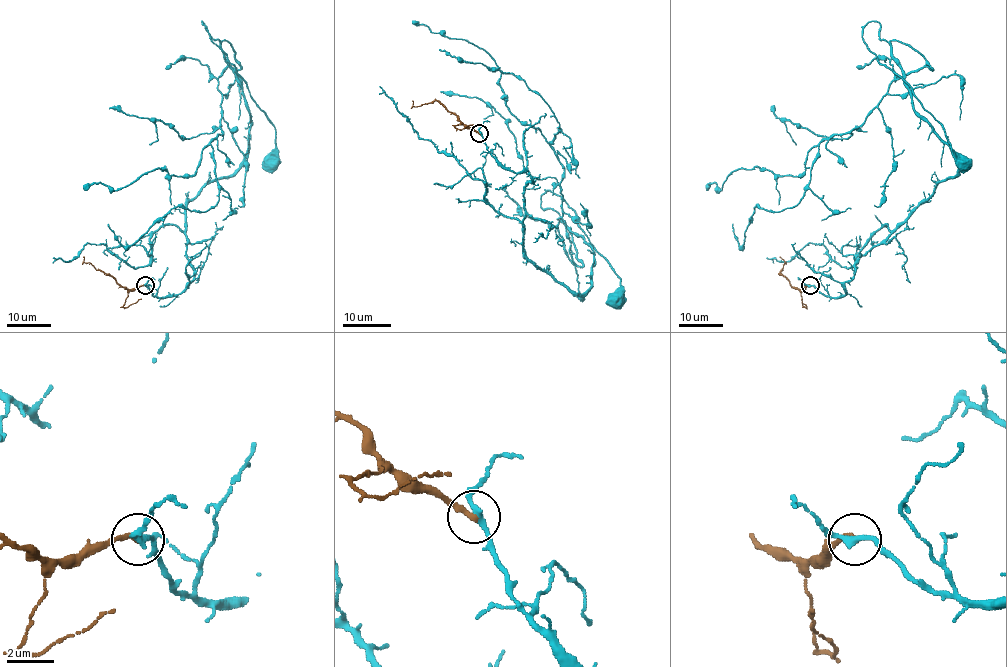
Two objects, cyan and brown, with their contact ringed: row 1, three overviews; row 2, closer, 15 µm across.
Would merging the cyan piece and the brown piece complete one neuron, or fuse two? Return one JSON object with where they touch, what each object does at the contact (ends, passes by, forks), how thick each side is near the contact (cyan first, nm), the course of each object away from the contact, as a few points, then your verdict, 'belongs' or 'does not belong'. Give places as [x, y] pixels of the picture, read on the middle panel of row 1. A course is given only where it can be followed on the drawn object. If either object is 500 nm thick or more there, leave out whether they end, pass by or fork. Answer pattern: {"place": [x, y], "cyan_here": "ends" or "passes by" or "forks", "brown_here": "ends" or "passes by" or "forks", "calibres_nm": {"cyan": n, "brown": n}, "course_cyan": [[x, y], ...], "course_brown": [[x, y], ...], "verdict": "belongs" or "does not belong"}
{"place": [479, 133], "cyan_here": "passes by", "brown_here": "ends", "calibres_nm": {"cyan": 240, "brown": 280}, "course_cyan": [[479, 133], [532, 179], [523, 253], [583, 294], [557, 119], [439, 50]], "course_brown": [[479, 134], [468, 129], [436, 100], [419, 106], [415, 106], [412, 100]], "verdict": "does not belong"}

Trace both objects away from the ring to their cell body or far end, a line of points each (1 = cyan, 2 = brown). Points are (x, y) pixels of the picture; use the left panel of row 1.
1: (145, 285), (194, 277), (186, 205), (248, 148), (228, 41), (217, 203), (127, 246), (107, 223)
2: (145, 285), (126, 289), (112, 276), (85, 263), (83, 256)

